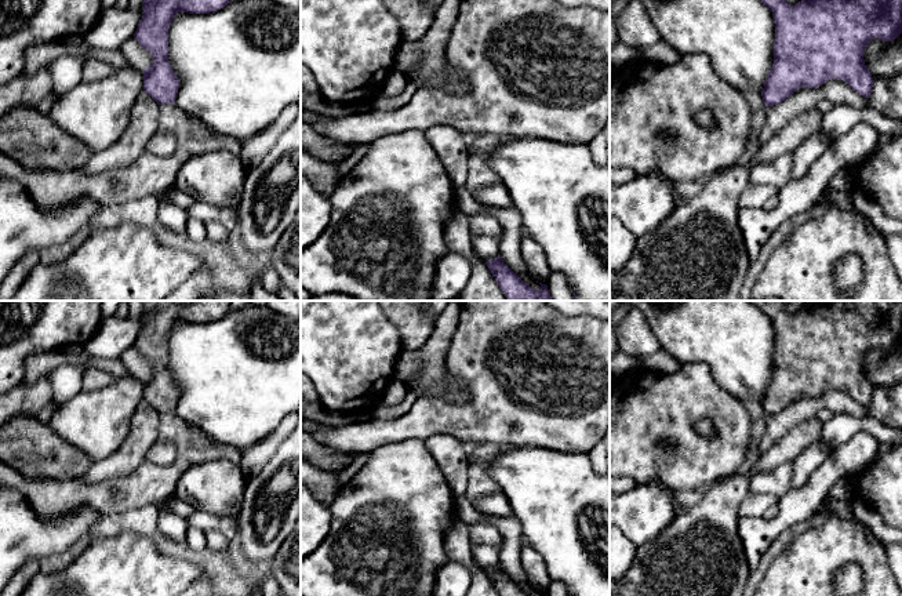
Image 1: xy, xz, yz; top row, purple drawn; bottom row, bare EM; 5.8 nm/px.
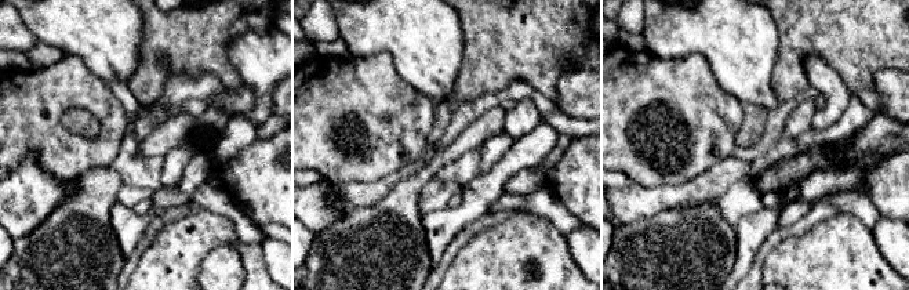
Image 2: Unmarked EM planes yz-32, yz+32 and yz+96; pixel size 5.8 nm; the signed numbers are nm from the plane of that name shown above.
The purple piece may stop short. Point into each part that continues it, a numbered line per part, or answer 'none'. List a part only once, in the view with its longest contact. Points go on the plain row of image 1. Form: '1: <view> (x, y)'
none

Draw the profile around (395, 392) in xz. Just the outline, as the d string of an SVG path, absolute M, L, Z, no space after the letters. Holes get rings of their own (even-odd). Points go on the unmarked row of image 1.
M393 378L386 385L382 393L382 404L383 406L397 406L404 400L407 393L408 393L408 386L404 382Z

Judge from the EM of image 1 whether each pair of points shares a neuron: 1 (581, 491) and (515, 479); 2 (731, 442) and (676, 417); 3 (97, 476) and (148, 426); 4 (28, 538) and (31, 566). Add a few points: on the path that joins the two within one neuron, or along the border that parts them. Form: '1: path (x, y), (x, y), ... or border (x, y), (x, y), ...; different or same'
1: path (564, 490), (546, 490), (537, 480), (531, 479); same
2: path (717, 443), (699, 443), (687, 431); same
3: path (111, 468), (138, 440); same
4: border (37, 560), (26, 560), (14, 574); different

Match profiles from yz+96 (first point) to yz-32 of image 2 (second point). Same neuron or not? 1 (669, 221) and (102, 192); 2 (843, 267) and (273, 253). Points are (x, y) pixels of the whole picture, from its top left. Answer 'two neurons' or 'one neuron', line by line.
1: one neuron
2: two neurons

